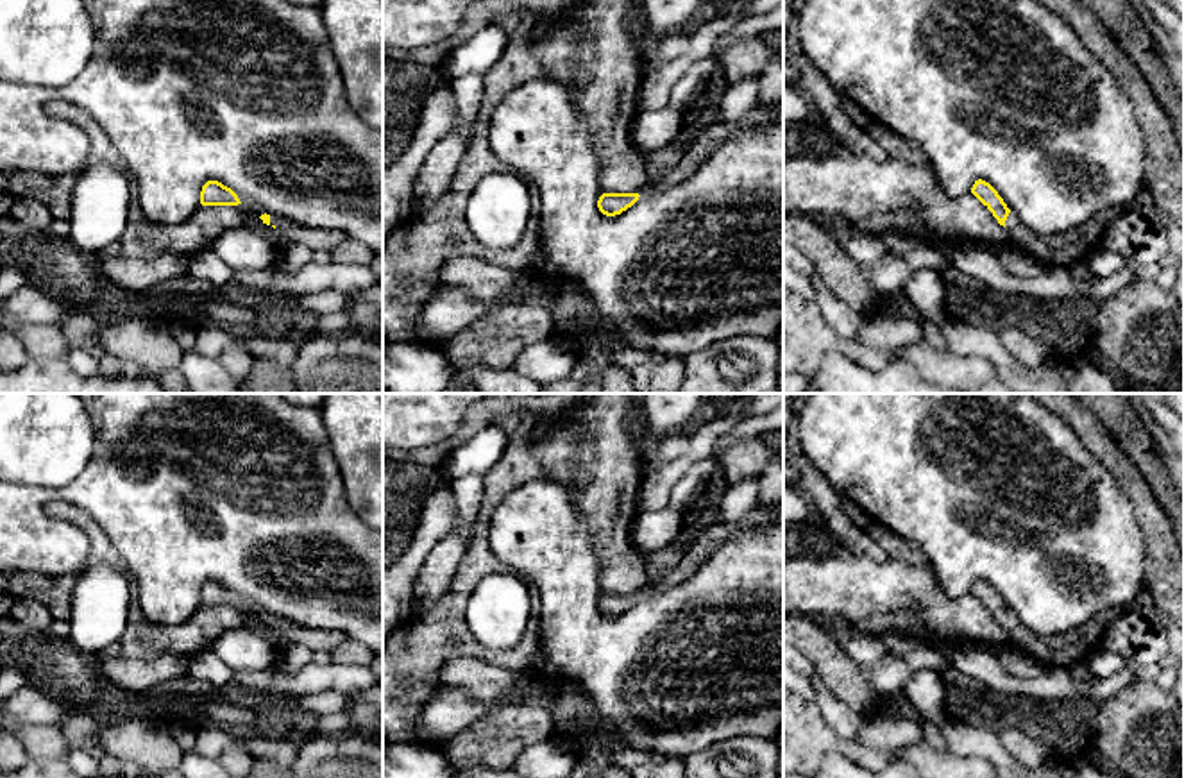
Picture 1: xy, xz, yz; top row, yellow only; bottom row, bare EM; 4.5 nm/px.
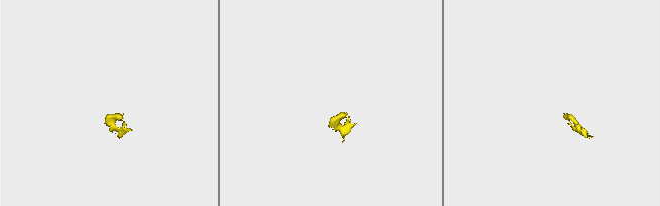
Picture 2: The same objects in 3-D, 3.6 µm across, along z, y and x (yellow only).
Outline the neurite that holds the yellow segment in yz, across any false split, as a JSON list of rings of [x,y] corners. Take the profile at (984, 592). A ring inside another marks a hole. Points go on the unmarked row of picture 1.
[[[975,581],[971,594],[993,613],[1000,626],[1011,635],[1011,644],[1030,655],[1046,667],[1068,667],[1087,660],[1102,646],[1105,626],[1118,610],[1105,610],[1091,617],[1077,630],[1037,635],[1028,630],[1014,612],[1007,608],[998,592],[985,581]]]

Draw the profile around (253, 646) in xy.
[[[247,619],[241,626],[220,635],[211,646],[233,672],[275,669],[279,647],[275,630],[261,619]]]

